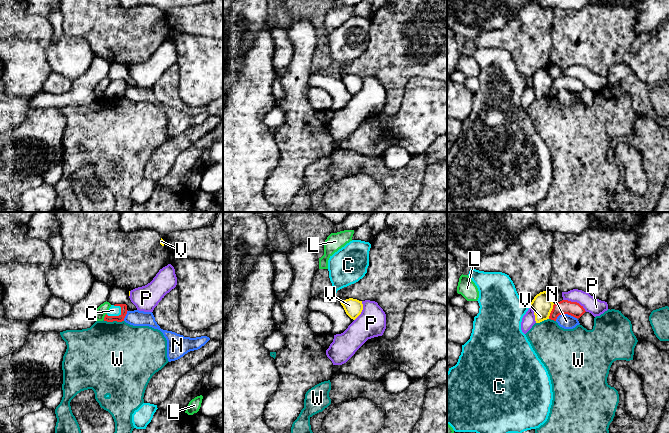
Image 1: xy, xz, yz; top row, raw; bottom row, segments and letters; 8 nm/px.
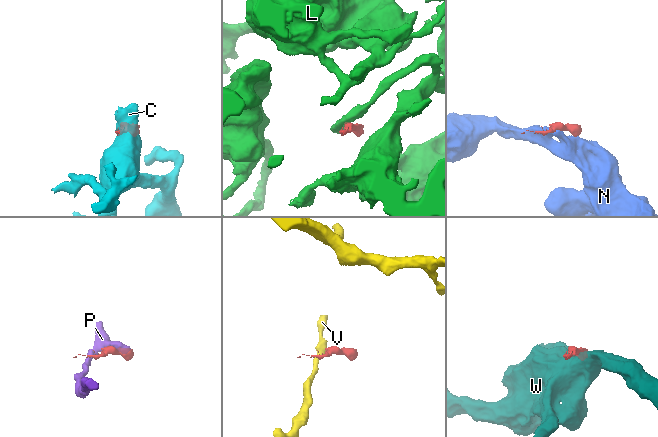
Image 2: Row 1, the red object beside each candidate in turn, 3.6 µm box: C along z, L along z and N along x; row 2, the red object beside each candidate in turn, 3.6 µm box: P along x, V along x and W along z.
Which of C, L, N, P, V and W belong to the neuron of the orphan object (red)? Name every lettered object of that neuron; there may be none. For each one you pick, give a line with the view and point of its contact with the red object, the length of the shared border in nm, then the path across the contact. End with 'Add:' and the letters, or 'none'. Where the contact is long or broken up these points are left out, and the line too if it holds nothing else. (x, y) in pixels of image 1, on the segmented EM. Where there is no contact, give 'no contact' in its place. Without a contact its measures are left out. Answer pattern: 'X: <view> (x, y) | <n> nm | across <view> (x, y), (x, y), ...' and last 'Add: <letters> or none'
C: xy (116, 316) | 140 nm
Add: C

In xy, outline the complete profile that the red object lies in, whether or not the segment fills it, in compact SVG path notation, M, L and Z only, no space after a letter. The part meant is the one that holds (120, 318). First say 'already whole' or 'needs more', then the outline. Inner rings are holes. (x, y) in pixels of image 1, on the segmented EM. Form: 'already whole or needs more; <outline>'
needs more; M115 304L111 305L107 314L104 317L104 321L107 322L122 322L127 314L127 305L126 304Z

